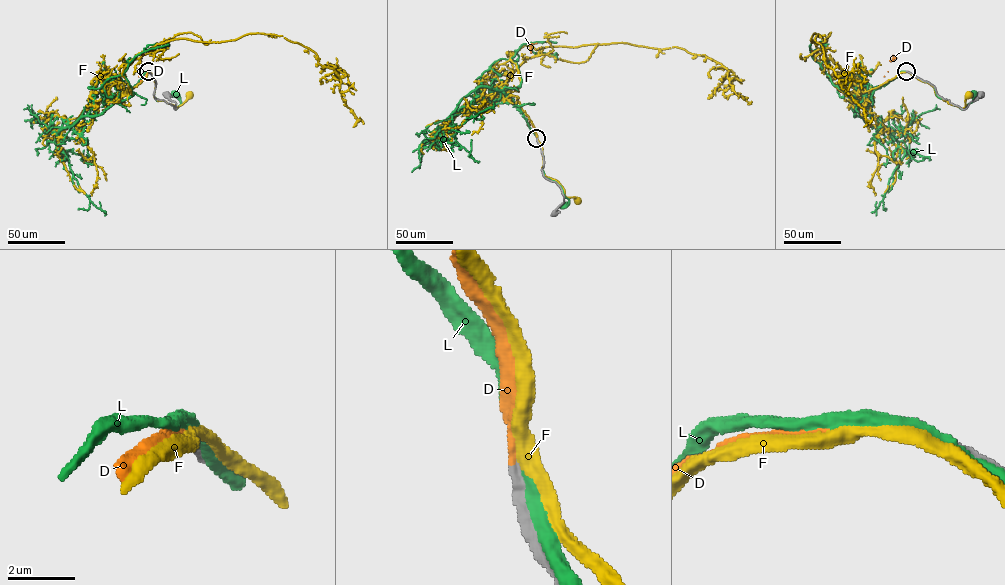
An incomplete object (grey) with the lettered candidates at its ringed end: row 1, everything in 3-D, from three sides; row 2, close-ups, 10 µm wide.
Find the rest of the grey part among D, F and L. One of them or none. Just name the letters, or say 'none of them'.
D

